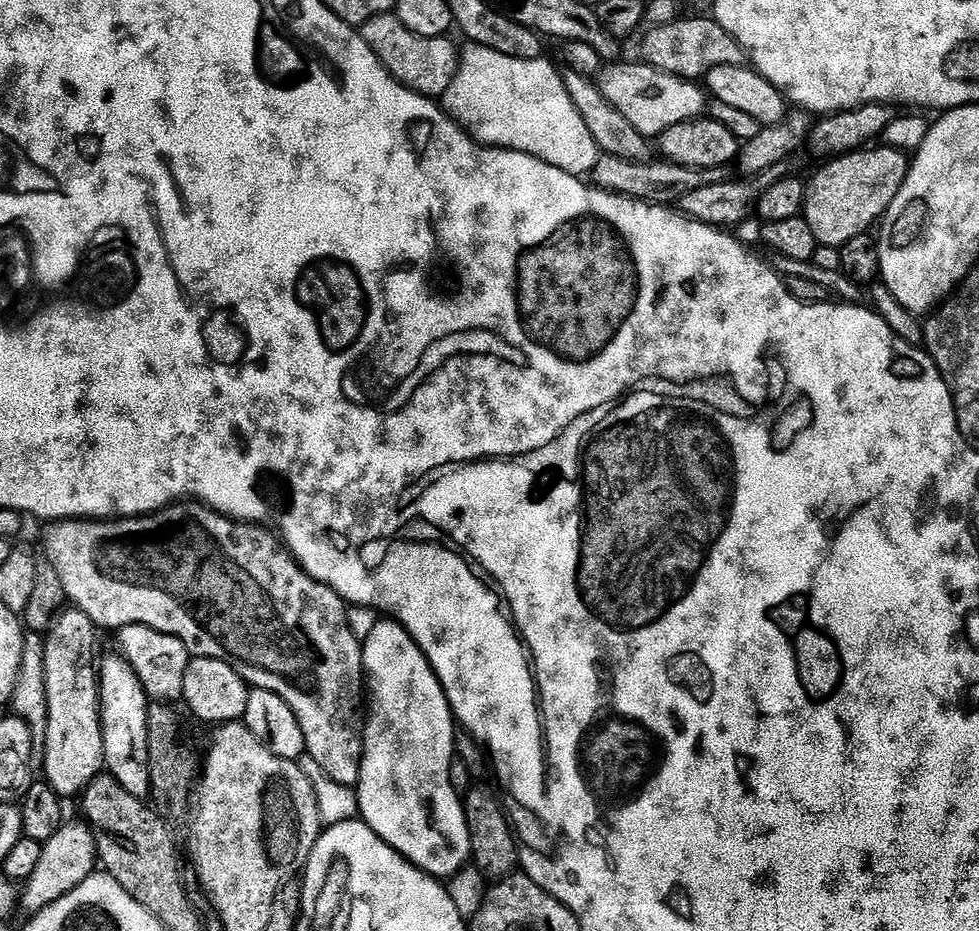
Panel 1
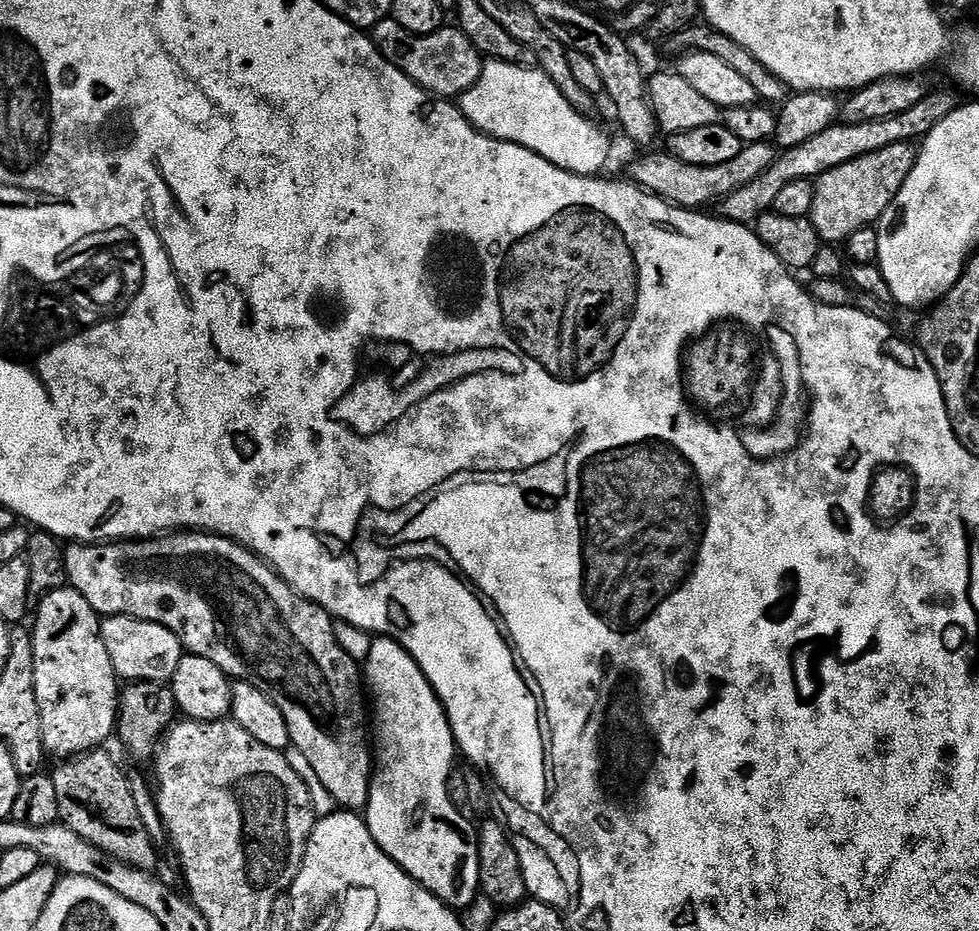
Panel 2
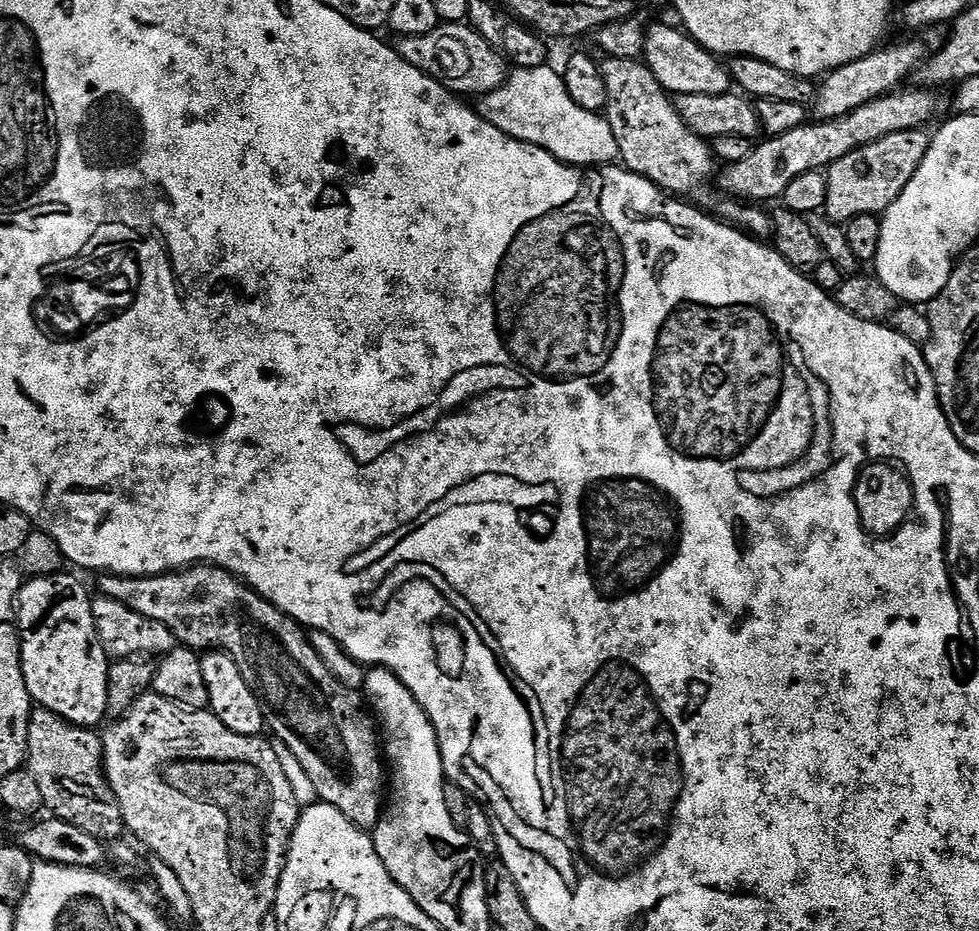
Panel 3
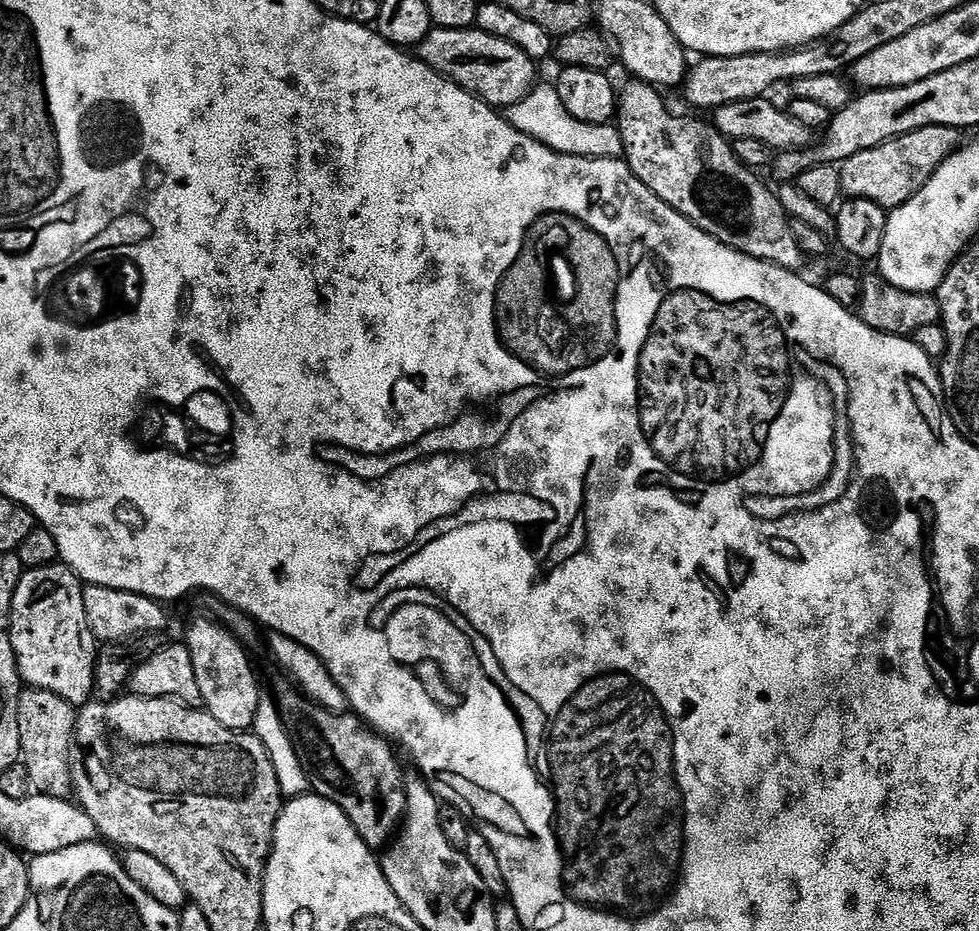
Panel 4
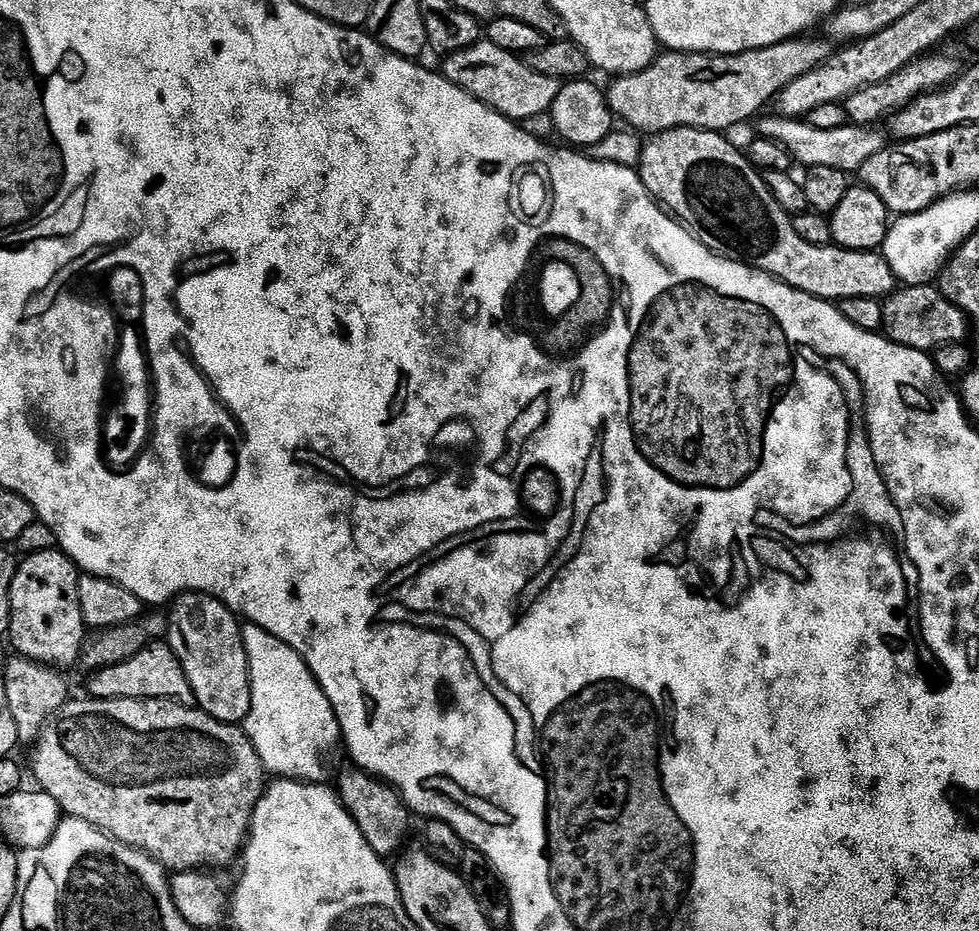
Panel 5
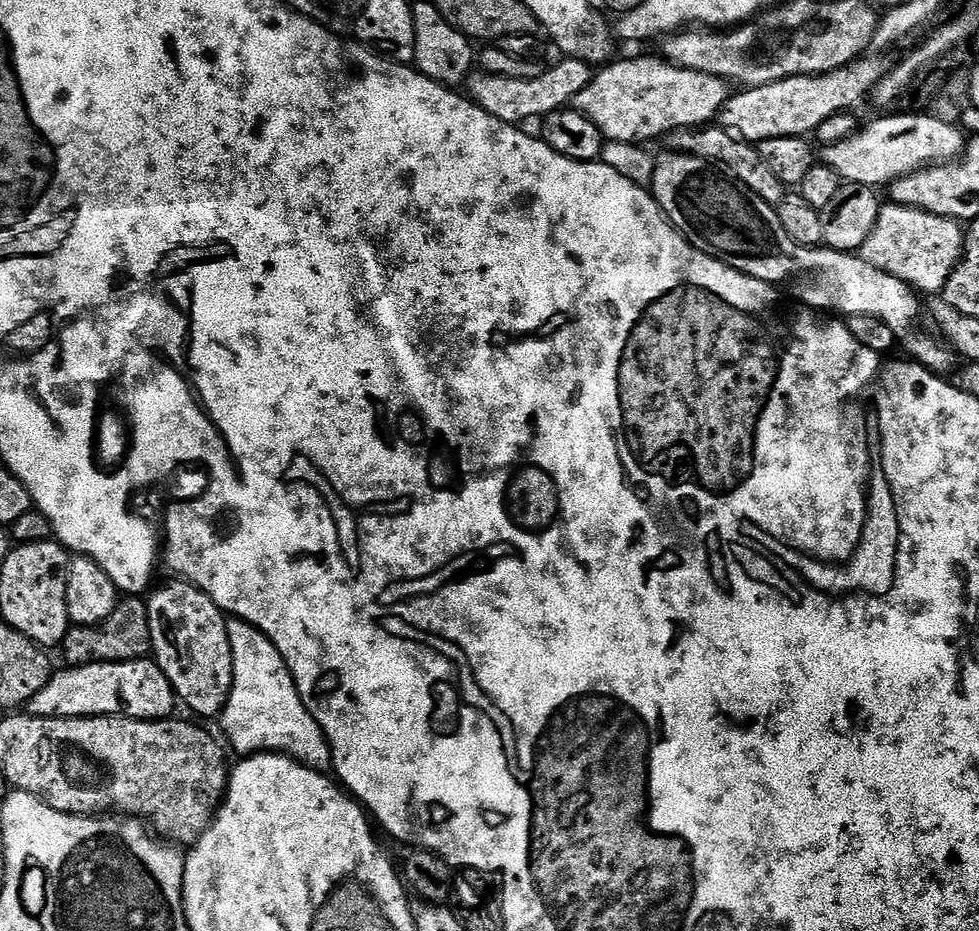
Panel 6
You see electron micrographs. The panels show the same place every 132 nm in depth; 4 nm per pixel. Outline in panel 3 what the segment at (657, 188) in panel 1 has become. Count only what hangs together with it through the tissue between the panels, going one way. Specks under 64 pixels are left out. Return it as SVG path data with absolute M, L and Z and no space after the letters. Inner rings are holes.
M912 86L909 92L902 91L904 90L896 90L887 96L879 96L874 102L866 102L866 106L858 106L858 110L842 118L806 122L798 126L798 130L761 139L750 150L750 154L746 154L746 158L719 169L718 180L720 176L720 188L724 191L721 193L741 202L779 201L786 186L790 186L790 182L794 182L798 174L827 169L828 165L838 162L838 158L870 142L886 138L886 134L928 126L924 124L930 123L936 116L937 93L919 86Z

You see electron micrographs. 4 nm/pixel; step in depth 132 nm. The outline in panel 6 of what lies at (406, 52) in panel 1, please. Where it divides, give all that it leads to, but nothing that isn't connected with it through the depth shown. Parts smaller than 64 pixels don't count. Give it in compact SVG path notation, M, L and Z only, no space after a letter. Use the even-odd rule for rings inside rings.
M571 58L561 64L549 67L538 78L506 78L505 76L492 76L480 74L471 81L471 99L475 100L481 108L485 108L491 116L506 121L507 124L523 125L523 120L532 120L535 116L546 118L552 112L559 112L561 108L571 105L573 98L582 94L590 86L594 77L593 65L586 60Z

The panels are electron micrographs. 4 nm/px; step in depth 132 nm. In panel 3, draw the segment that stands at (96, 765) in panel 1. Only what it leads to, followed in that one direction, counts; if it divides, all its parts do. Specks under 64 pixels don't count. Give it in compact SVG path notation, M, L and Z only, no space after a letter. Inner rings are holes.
M68 575L31 578L20 592L15 623L20 629L22 642L22 674L26 678L26 690L30 690L33 705L50 710L79 728L96 730L108 716L106 686L110 659L103 652L98 630L95 629L94 614L91 613L93 597L88 596L87 586L78 577Z

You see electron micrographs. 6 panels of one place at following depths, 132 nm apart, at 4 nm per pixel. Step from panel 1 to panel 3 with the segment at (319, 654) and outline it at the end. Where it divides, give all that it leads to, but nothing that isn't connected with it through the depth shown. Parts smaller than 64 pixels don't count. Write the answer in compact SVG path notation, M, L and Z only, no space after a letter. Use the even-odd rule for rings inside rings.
M198 564L165 576L113 576L99 577L99 595L123 606L130 606L145 618L162 622L176 636L183 647L193 650L224 652L242 670L242 678L254 690L264 711L264 723L285 744L306 769L310 782L314 782L317 797L323 803L337 808L361 830L375 829L386 807L386 764L382 759L382 736L377 721L370 711L365 697L357 689L347 688L332 673L316 653L309 633L295 620L291 620L278 606L262 598L238 576L232 576L224 568L210 564Z

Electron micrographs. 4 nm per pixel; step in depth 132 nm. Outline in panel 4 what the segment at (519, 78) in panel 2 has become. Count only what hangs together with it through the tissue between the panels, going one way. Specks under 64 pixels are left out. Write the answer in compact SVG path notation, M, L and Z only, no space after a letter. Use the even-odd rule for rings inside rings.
M537 83L522 102L510 106L506 110L506 118L510 126L514 126L522 134L542 142L550 150L561 156L581 156L591 160L615 160L623 157L624 143L620 137L620 129L612 124L586 124L570 118L570 114L560 107L560 99L551 83Z

